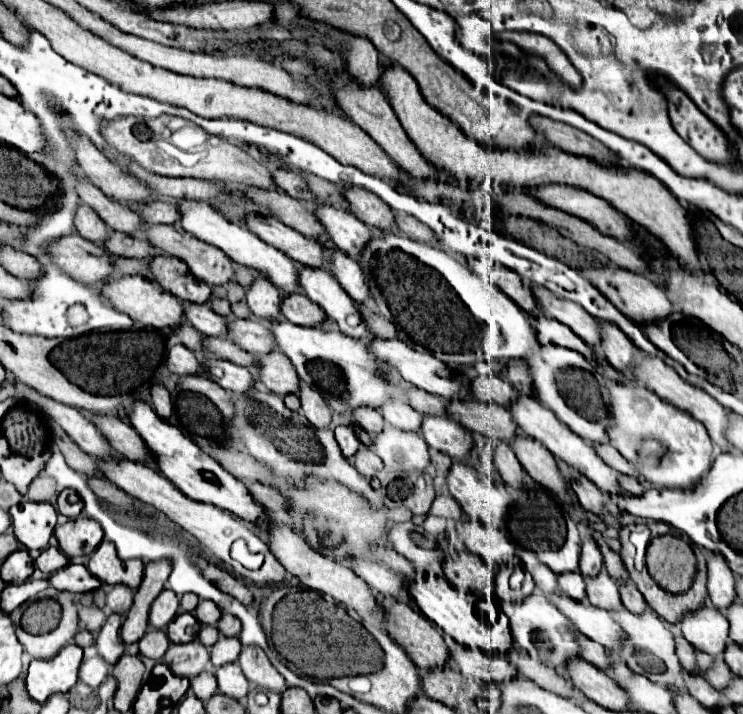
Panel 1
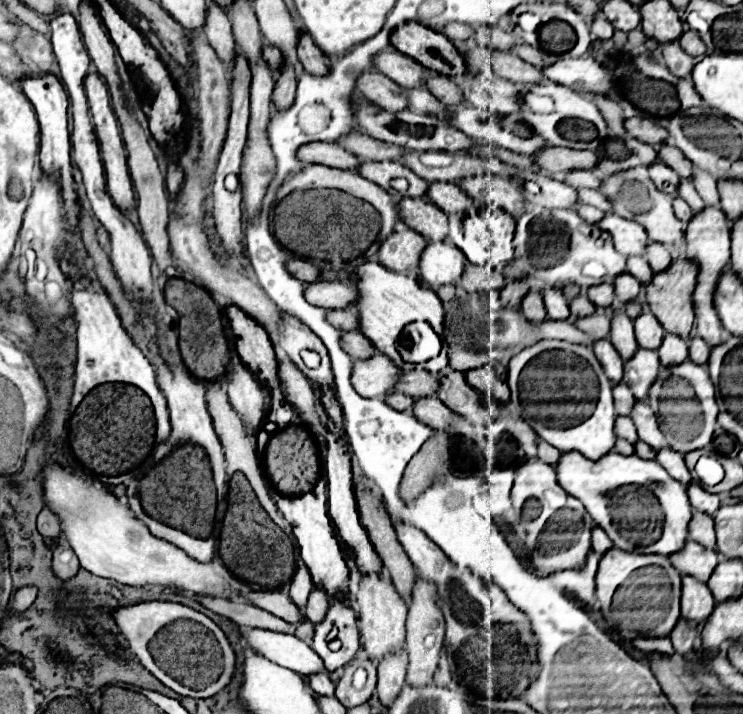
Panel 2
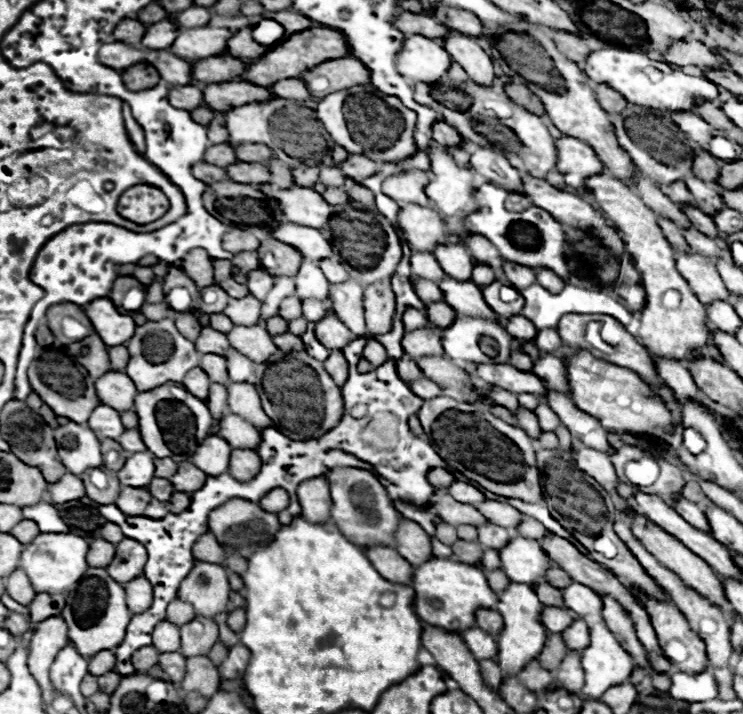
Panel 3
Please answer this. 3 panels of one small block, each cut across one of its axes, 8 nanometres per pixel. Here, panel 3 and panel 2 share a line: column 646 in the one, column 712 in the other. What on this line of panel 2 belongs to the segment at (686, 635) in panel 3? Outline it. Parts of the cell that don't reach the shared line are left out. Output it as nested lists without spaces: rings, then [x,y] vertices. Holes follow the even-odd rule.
[[[682,576],[682,618],[694,618],[694,622],[706,622],[714,612],[714,598],[704,582],[692,576]]]

